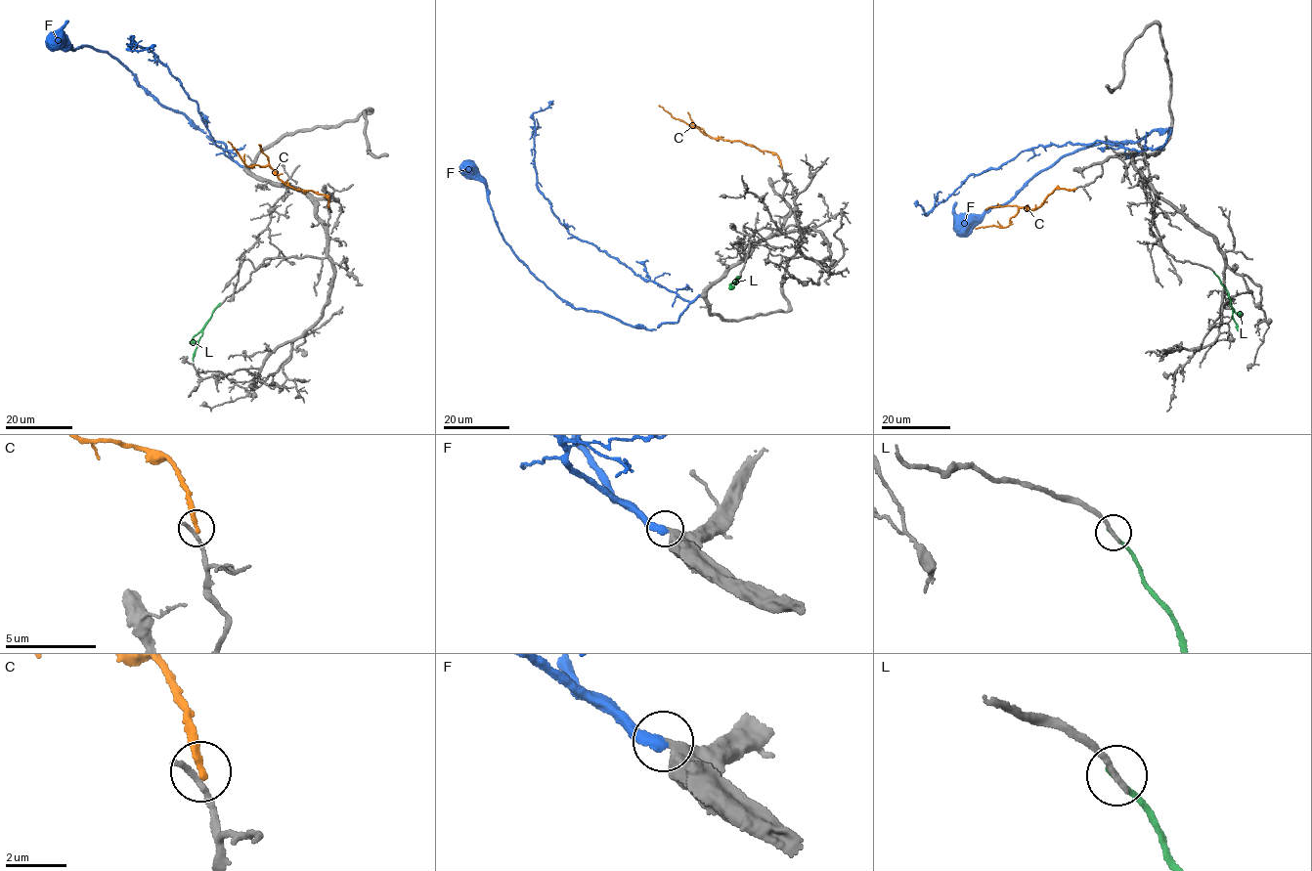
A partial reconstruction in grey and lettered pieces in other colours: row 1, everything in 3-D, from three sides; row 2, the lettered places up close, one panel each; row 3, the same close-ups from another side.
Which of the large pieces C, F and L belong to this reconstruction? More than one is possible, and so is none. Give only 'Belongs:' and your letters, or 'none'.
Belongs: F

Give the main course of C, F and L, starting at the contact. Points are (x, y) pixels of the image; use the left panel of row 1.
C: (328, 208), (329, 201), (325, 195), (291, 188), (279, 180), (269, 166), (246, 166), (228, 141)
F: (242, 165), (225, 145), (147, 94), (107, 52), (68, 47), (62, 28), (67, 20)
L: (219, 304), (202, 328), (194, 362)

